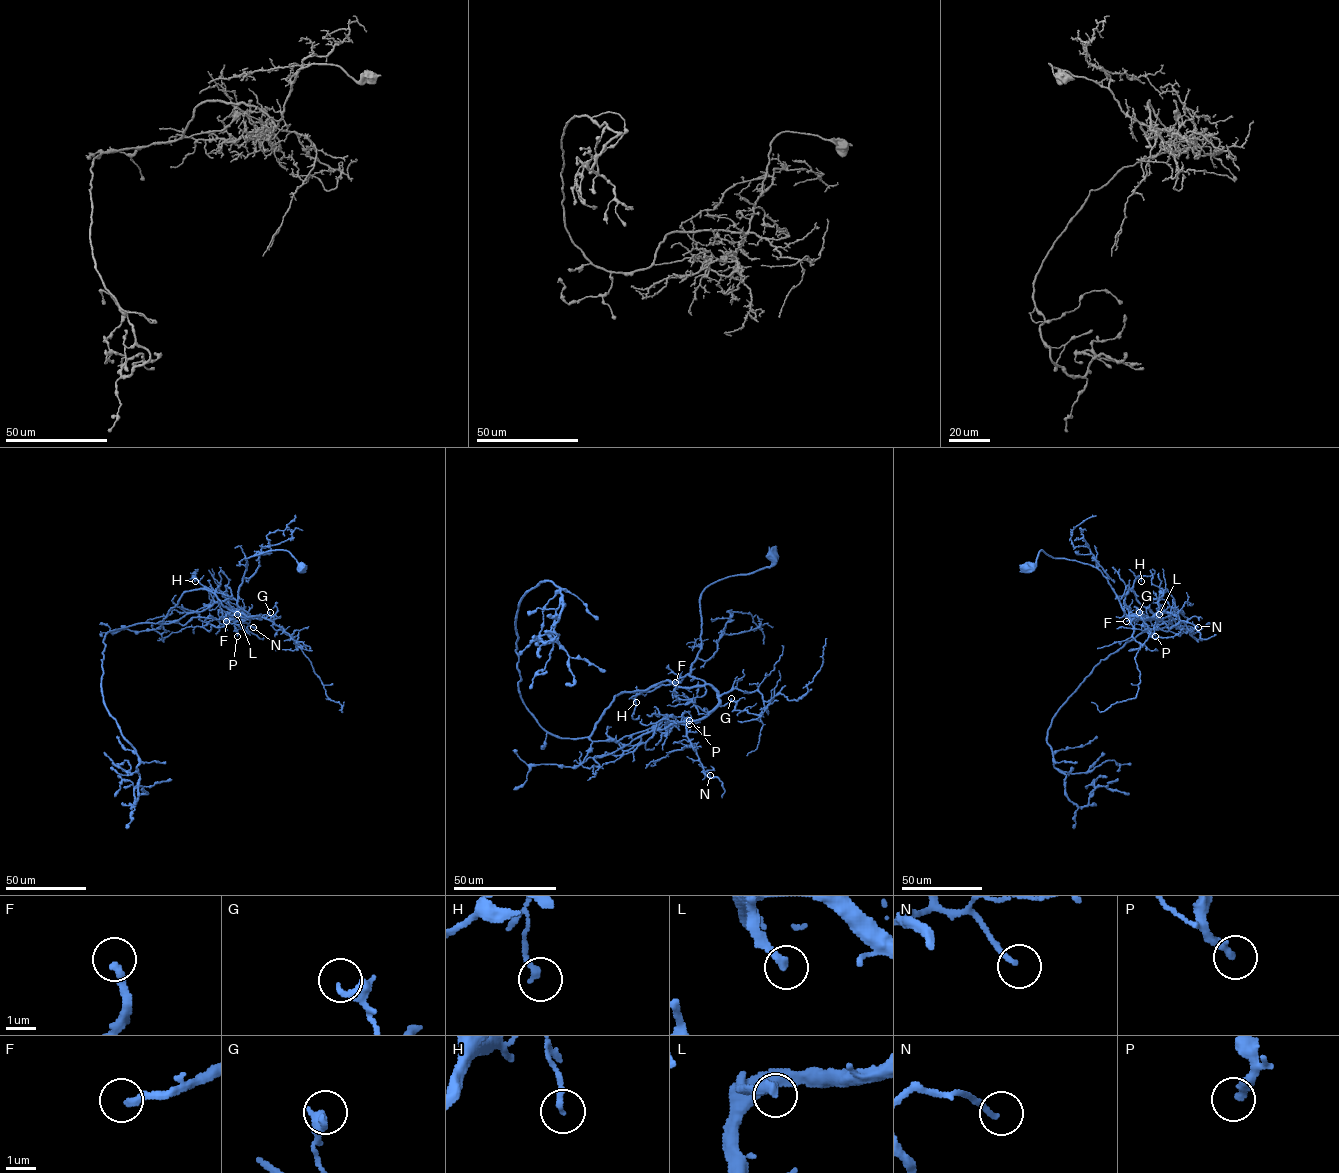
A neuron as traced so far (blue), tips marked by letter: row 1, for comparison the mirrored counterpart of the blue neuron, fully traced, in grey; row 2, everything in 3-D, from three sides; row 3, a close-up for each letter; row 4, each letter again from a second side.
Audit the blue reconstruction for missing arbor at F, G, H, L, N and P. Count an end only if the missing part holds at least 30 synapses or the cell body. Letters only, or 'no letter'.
no letter

